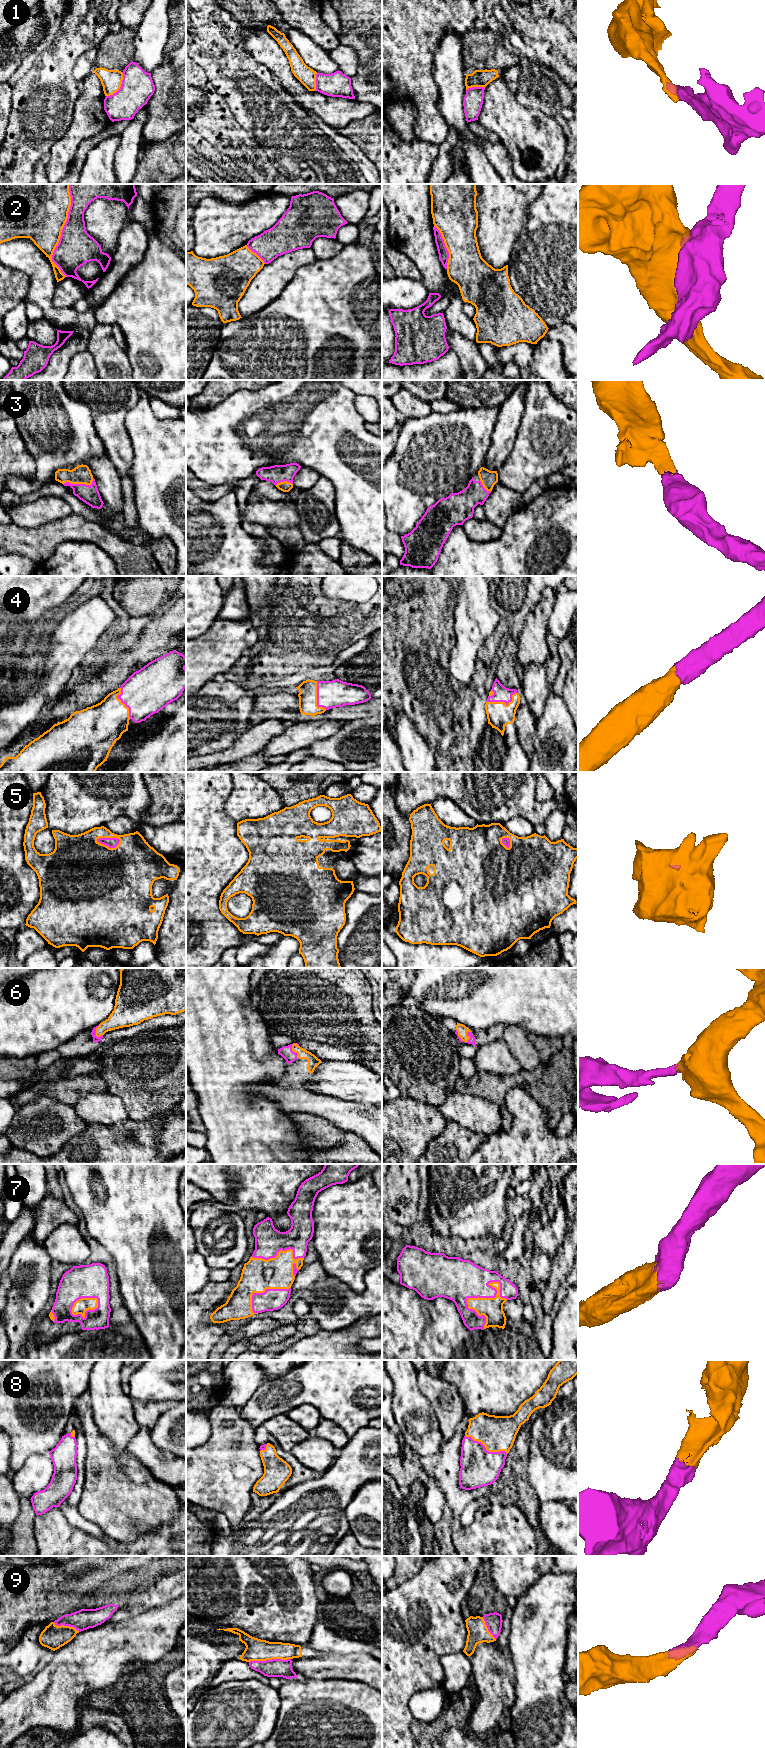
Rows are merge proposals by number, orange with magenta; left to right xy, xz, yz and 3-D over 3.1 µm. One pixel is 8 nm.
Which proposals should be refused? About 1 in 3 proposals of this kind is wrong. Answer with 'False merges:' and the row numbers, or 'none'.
False merges: 1

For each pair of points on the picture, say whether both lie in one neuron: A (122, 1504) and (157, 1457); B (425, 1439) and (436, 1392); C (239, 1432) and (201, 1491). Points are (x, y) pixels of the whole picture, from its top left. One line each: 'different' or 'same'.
A: different
B: different
C: same

